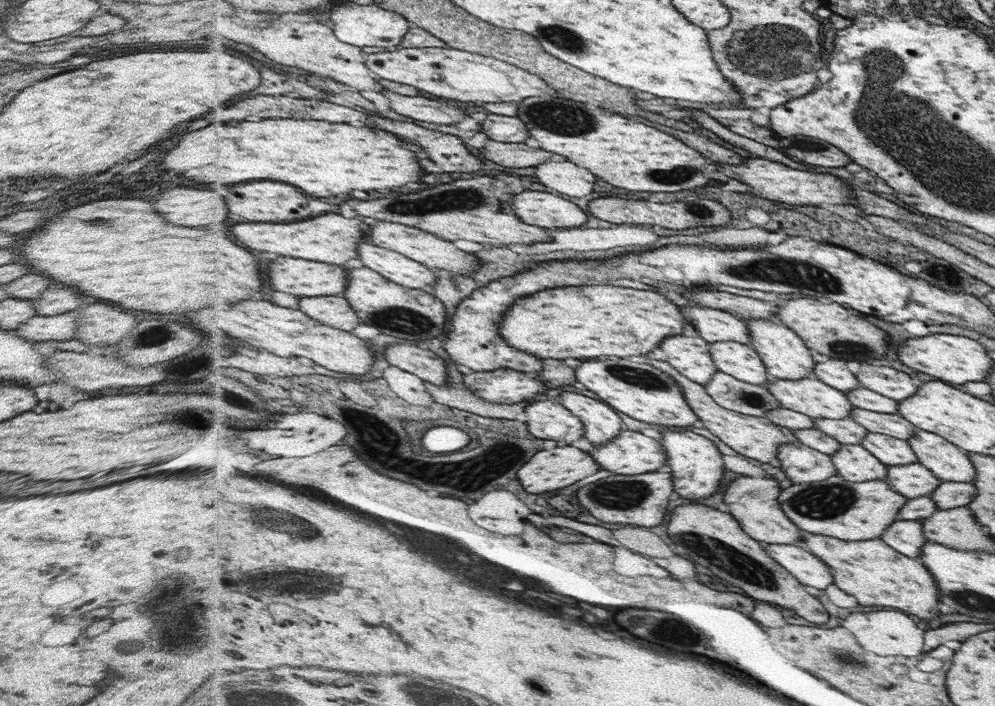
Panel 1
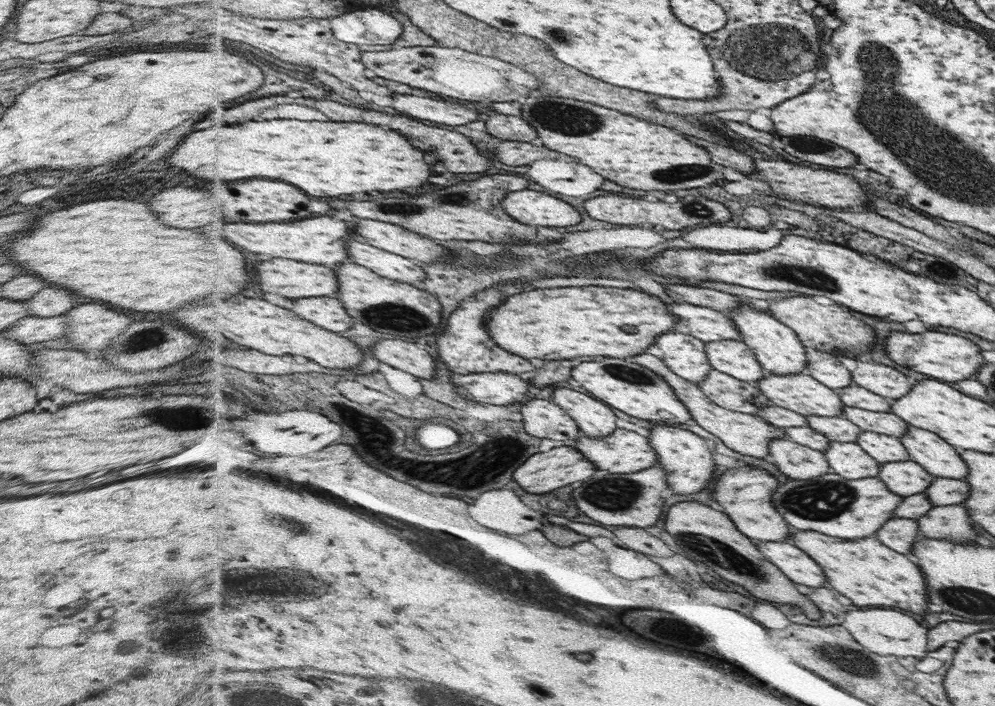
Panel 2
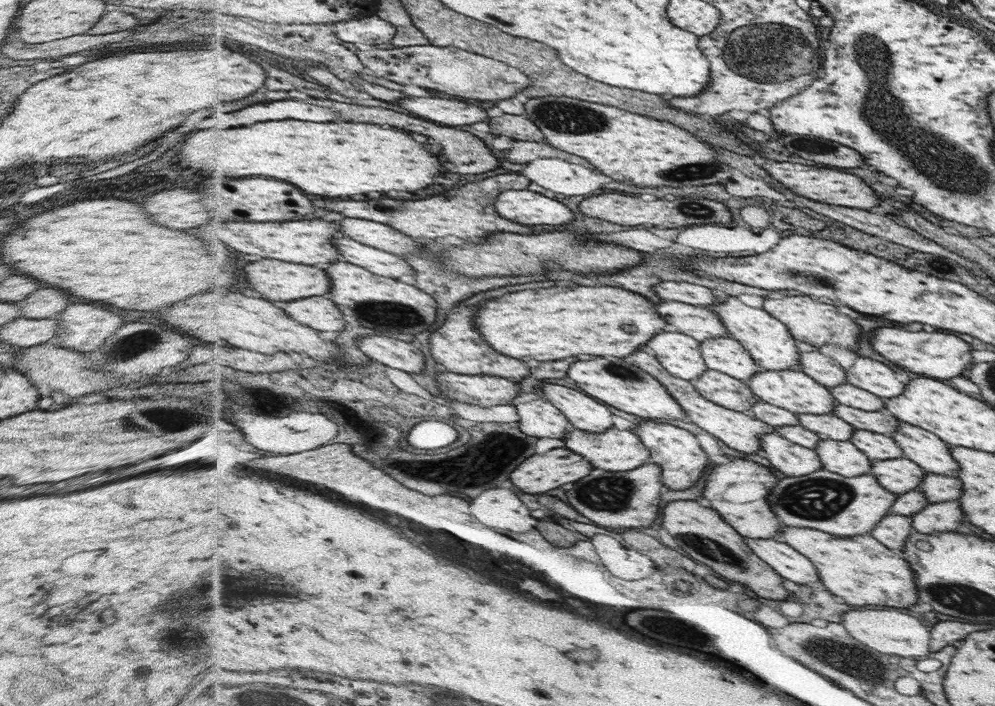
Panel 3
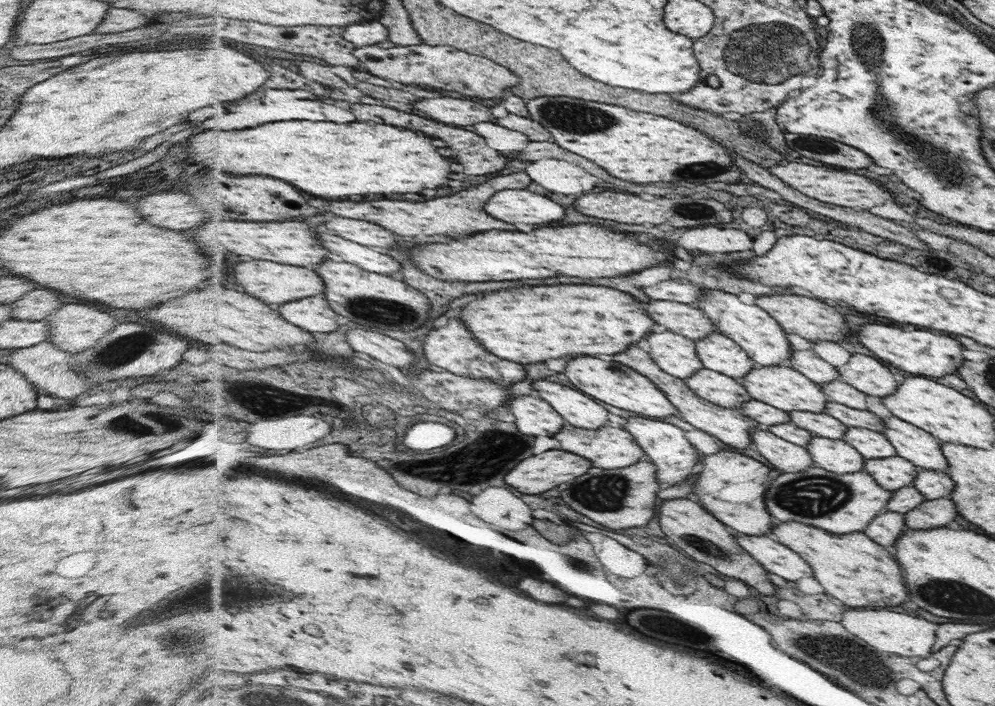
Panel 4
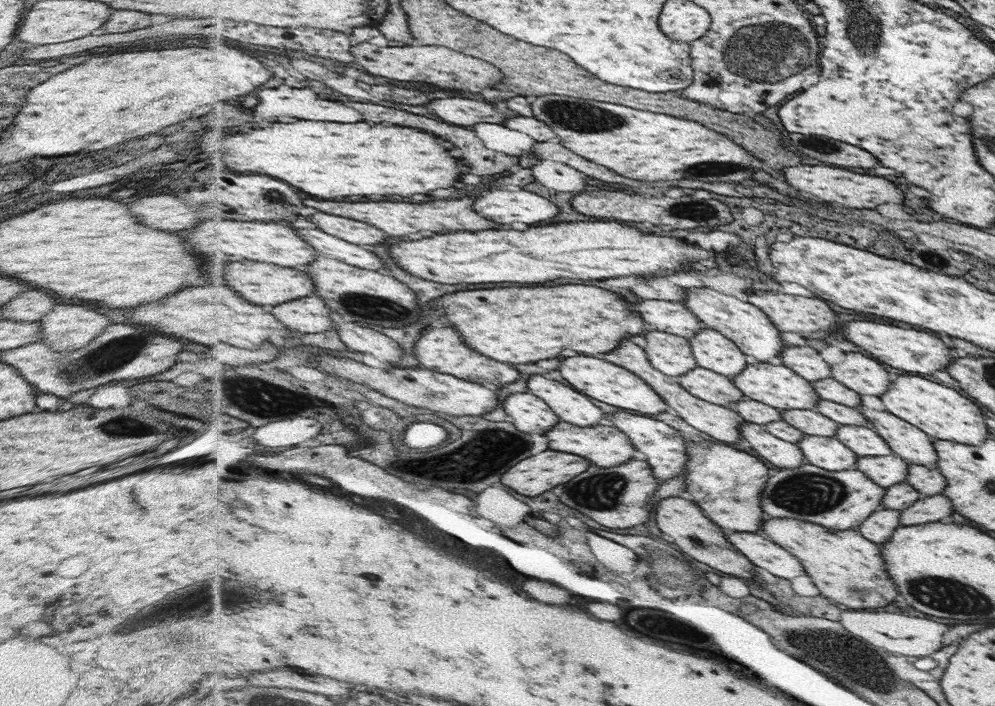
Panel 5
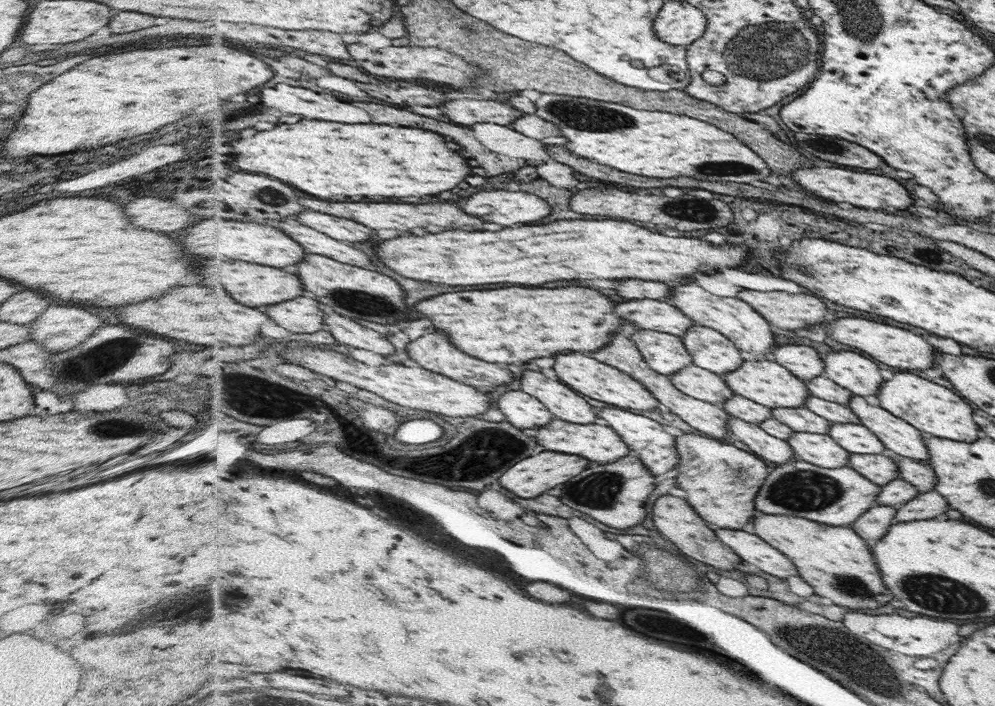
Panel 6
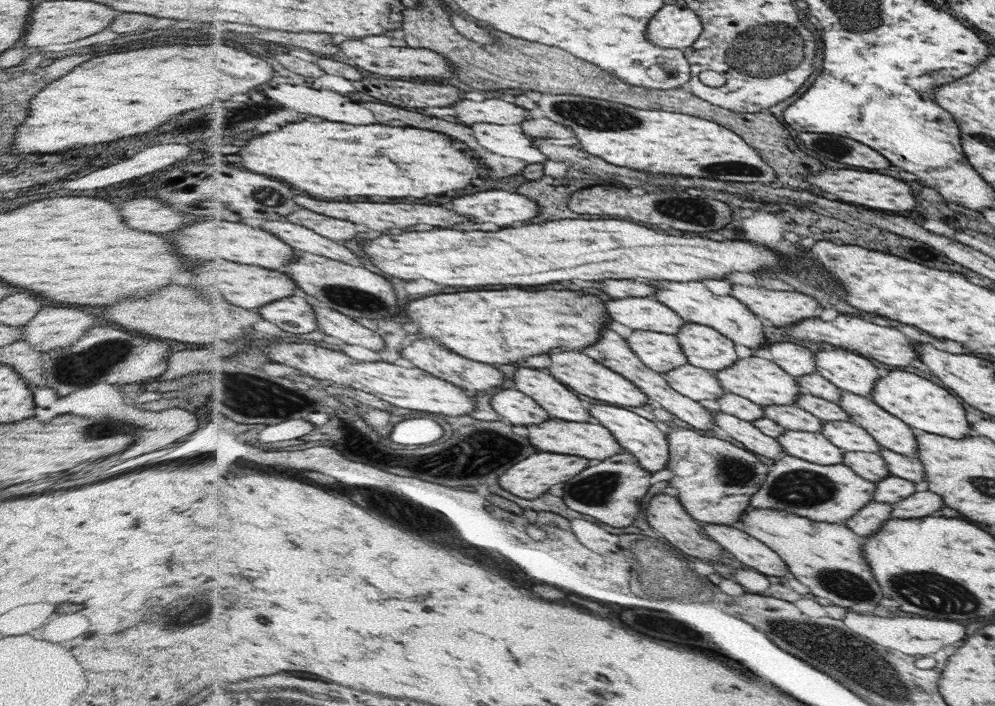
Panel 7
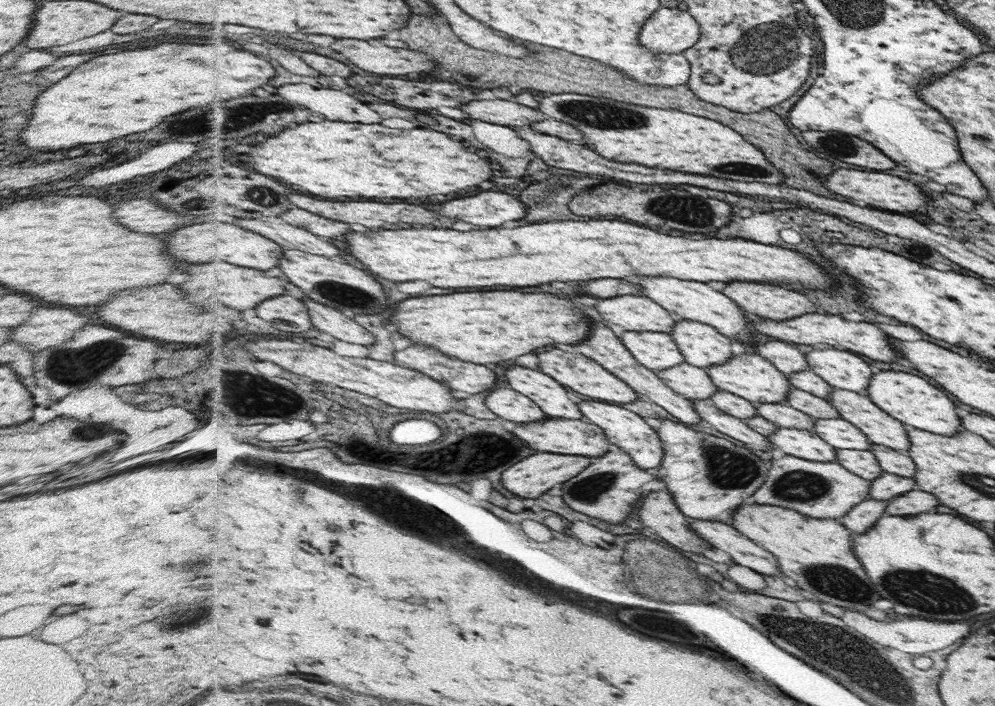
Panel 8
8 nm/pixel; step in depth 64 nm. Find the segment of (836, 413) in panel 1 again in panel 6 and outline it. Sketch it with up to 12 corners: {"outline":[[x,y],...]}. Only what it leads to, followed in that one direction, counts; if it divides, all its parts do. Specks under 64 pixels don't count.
{"outline":[[771,358],[721,376],[770,409],[805,407],[807,383]]}

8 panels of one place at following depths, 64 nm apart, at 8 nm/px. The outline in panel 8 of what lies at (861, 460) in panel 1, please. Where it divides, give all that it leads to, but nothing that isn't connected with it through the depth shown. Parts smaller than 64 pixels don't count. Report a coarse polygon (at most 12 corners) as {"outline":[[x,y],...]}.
{"outline":[[777,427],[777,454],[834,462],[838,452],[814,430]]}

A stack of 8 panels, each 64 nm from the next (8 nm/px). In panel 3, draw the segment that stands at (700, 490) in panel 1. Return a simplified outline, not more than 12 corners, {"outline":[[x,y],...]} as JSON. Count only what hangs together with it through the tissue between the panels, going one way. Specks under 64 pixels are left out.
{"outline":[[640,421],[666,489],[688,490],[710,466],[694,433]]}

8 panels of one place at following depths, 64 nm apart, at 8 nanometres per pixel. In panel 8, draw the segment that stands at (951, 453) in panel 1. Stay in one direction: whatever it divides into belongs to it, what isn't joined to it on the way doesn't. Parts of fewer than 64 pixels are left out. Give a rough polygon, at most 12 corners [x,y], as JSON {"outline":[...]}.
{"outline":[[833,388],[826,400],[873,444],[903,453],[903,421],[869,396]]}

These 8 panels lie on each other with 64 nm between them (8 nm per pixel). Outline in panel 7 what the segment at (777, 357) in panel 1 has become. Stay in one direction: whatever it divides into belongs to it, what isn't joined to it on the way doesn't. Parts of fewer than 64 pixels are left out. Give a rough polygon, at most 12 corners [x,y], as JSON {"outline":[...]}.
{"outline":[[648,281],[654,297],[690,323],[761,353],[756,313],[702,281]]}

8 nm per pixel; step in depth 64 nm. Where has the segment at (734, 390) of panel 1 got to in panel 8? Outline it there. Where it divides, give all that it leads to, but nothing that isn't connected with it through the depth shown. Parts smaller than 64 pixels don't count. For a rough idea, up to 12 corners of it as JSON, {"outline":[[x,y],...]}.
{"outline":[[684,362],[658,375],[682,397],[704,400],[718,387]]}

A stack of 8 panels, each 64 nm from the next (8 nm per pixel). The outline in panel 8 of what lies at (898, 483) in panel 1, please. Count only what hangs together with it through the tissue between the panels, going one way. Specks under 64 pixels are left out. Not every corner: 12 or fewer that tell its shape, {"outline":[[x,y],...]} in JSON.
{"outline":[[836,448],[838,464],[864,480],[884,470],[870,450]]}

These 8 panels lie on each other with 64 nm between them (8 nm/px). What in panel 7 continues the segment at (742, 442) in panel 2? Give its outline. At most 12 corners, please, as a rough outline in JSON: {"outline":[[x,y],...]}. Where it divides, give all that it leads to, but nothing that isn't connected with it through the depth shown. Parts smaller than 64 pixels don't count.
{"outline":[[611,329],[584,348],[627,377],[650,400],[698,430],[716,428],[714,413],[673,389]]}

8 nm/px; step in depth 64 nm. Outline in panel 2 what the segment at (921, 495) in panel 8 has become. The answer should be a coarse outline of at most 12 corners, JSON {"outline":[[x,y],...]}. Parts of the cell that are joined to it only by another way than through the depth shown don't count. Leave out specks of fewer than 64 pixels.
{"outline":[[966,505],[934,506],[920,516],[924,536],[976,544]]}

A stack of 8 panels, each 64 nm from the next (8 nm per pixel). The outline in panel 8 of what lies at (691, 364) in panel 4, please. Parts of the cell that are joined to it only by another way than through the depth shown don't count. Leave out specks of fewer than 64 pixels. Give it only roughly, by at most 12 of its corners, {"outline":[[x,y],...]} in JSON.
{"outline":[[625,331],[636,361],[657,373],[686,362],[670,333]]}

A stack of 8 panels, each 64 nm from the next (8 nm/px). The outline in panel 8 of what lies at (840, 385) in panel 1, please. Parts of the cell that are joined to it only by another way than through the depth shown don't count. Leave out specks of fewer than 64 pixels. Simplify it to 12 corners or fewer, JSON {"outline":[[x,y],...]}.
{"outline":[[794,343],[756,344],[755,353],[784,374],[809,371]]}

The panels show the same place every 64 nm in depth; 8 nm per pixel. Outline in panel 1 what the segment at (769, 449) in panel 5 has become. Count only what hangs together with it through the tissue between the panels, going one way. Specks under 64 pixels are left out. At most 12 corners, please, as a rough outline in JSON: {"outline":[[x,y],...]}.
{"outline":[[800,442],[778,448],[780,468],[804,484],[838,475],[830,455]]}

